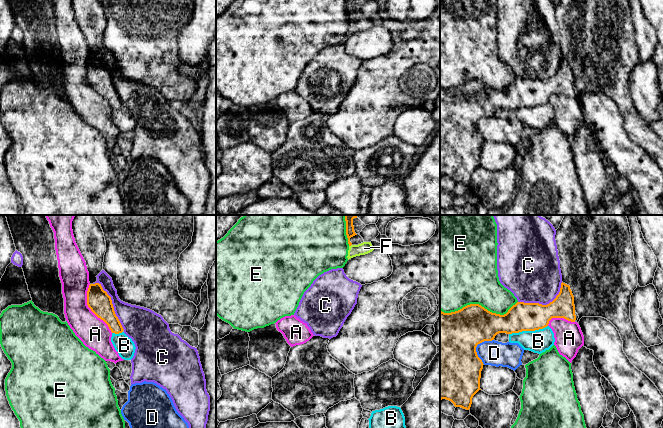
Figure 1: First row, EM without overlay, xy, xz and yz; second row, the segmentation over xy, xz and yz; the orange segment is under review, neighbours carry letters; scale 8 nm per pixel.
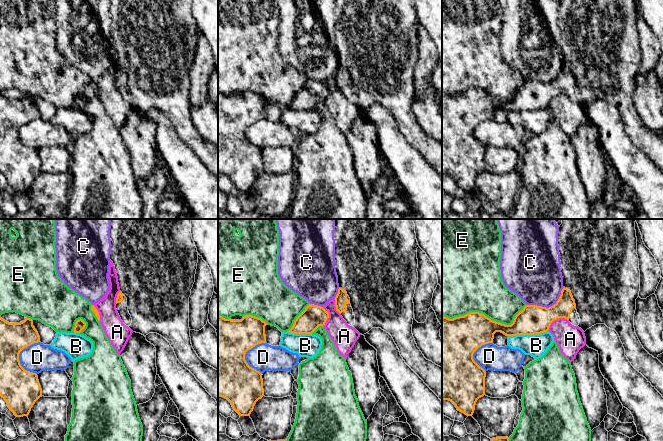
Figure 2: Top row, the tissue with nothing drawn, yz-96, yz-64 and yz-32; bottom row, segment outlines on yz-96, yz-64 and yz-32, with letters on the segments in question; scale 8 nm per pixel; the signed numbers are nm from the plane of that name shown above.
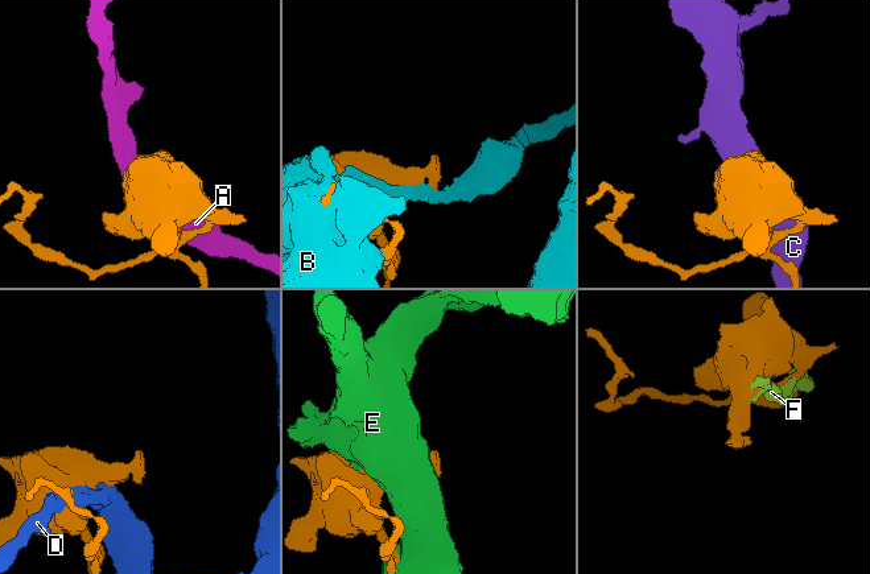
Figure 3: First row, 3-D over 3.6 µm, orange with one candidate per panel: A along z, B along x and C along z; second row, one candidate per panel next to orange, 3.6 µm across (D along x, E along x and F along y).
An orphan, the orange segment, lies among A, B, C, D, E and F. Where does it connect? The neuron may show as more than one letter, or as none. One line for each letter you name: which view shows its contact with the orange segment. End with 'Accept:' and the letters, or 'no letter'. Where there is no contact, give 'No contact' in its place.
Accept: no letter

